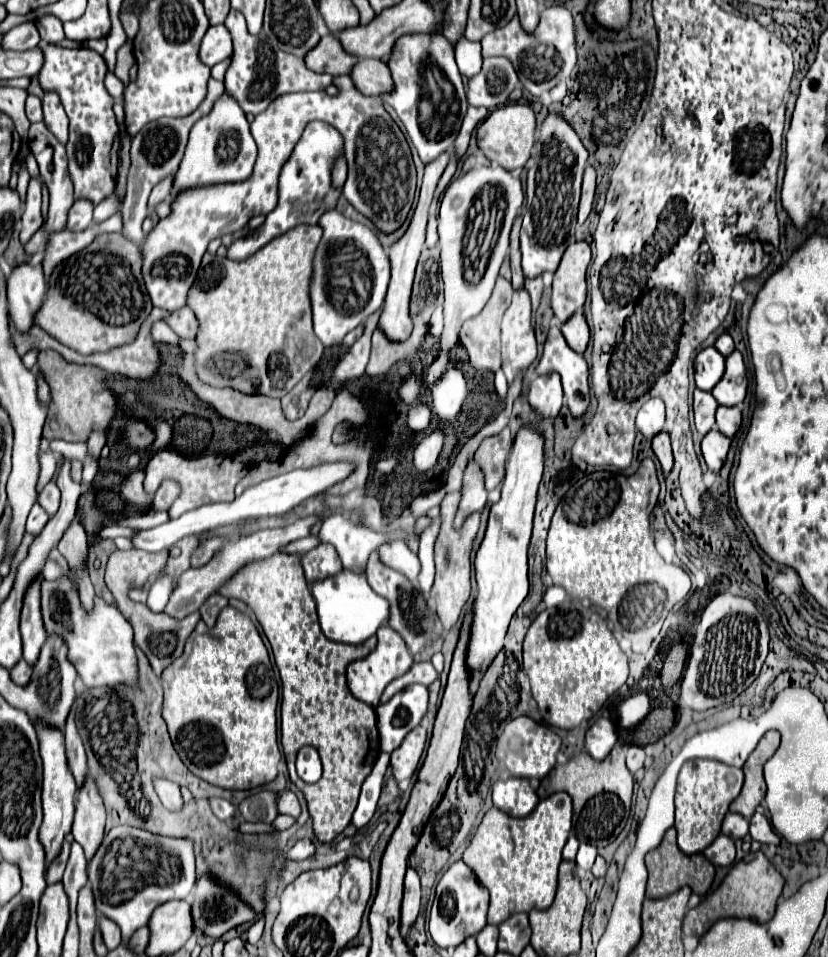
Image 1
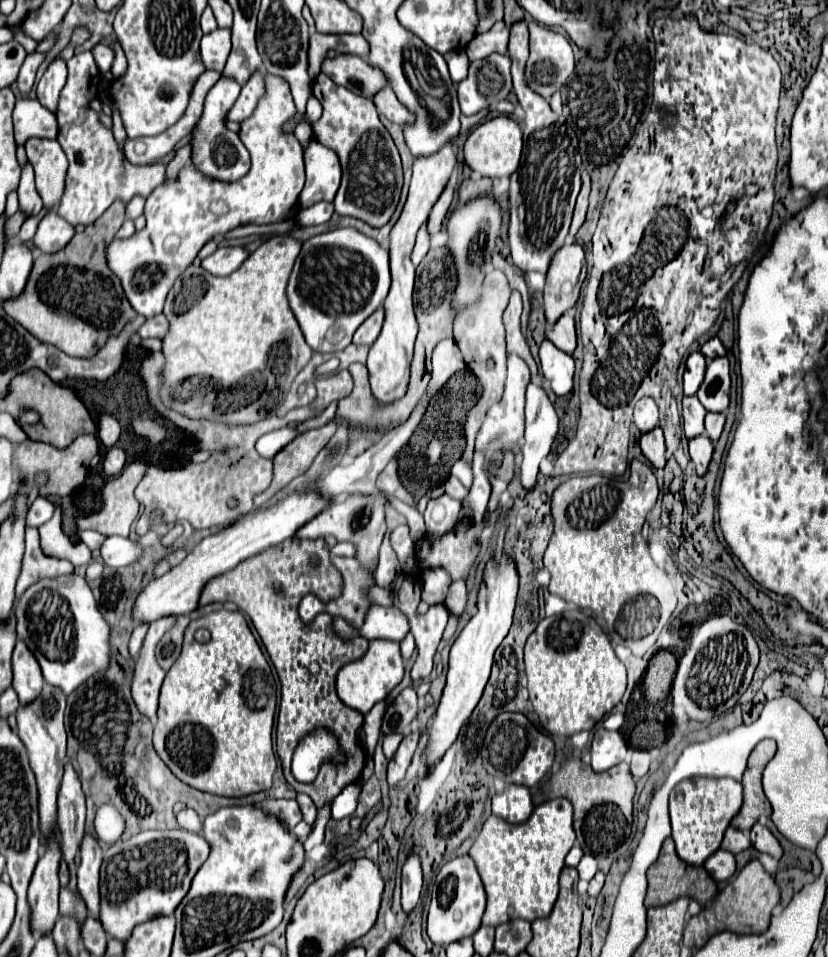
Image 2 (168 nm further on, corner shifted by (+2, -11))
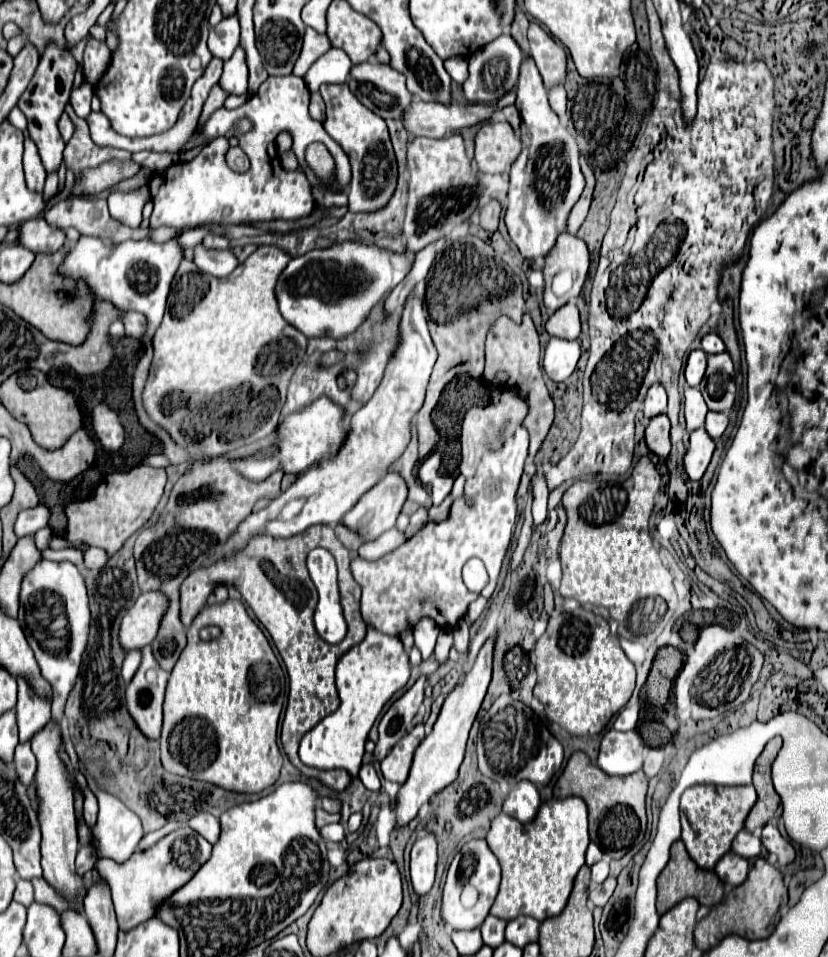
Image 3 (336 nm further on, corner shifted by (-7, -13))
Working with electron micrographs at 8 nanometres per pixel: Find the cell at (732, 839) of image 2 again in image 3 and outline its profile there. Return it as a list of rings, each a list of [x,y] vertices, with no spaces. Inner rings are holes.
[[[742,830],[734,842],[732,842],[732,852],[736,852],[738,856],[744,856],[744,858],[756,858],[760,854],[760,836],[758,834],[752,834],[748,830]]]

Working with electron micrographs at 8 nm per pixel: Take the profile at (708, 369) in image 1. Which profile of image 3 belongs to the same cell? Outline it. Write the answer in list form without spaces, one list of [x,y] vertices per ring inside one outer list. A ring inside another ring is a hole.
[[[696,348],[688,354],[688,360],[686,360],[686,382],[690,386],[698,386],[704,370],[706,370],[706,354],[700,348]]]

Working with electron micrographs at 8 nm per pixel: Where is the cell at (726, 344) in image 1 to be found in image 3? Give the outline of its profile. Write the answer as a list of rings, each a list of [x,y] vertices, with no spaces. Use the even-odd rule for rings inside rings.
[[[708,332],[702,340],[700,340],[700,348],[706,352],[706,354],[718,354],[722,350],[726,350],[724,342],[720,340],[720,336],[716,332]]]

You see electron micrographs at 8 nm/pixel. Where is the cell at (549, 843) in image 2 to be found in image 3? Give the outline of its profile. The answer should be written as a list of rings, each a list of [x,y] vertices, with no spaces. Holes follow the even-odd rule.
[[[578,796],[548,800],[528,824],[502,812],[492,820],[486,842],[502,866],[500,892],[490,914],[502,920],[526,914],[538,922],[558,916],[566,906],[578,870],[586,864],[584,856],[590,844],[586,802]]]

